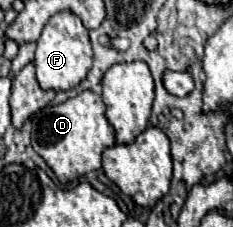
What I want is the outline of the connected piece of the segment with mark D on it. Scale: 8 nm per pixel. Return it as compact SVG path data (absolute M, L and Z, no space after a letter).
M90 89L60 105L46 105L38 115L36 129L32 131L34 151L52 167L62 183L68 183L88 171L100 169L102 151L106 147L112 147L114 143L116 133L106 119L106 105L102 97Z

